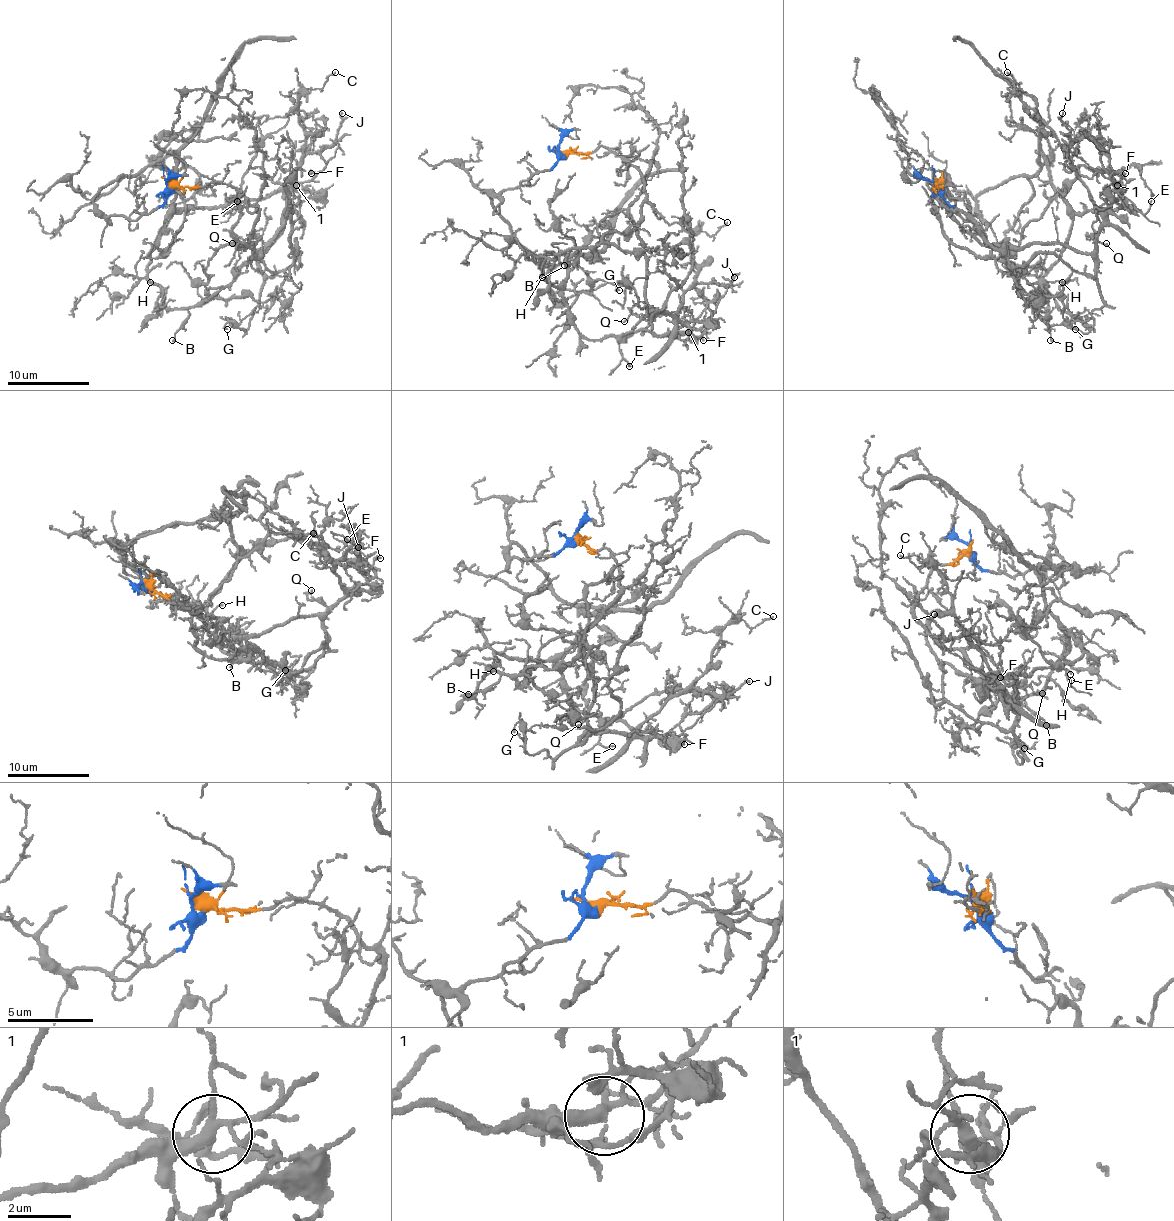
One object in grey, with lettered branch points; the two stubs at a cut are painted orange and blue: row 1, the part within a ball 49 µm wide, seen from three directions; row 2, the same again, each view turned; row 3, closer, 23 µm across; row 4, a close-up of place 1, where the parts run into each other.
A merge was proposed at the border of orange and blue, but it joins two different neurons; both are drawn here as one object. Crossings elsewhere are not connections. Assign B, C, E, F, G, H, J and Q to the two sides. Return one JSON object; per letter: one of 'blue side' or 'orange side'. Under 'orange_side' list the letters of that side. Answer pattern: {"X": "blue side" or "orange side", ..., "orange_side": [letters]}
{"B": "blue side", "C": "orange side", "E": "blue side", "F": "blue side", "G": "orange side", "H": "blue side", "J": "orange side", "Q": "orange side", "orange_side": ["C", "G", "J", "Q"]}

